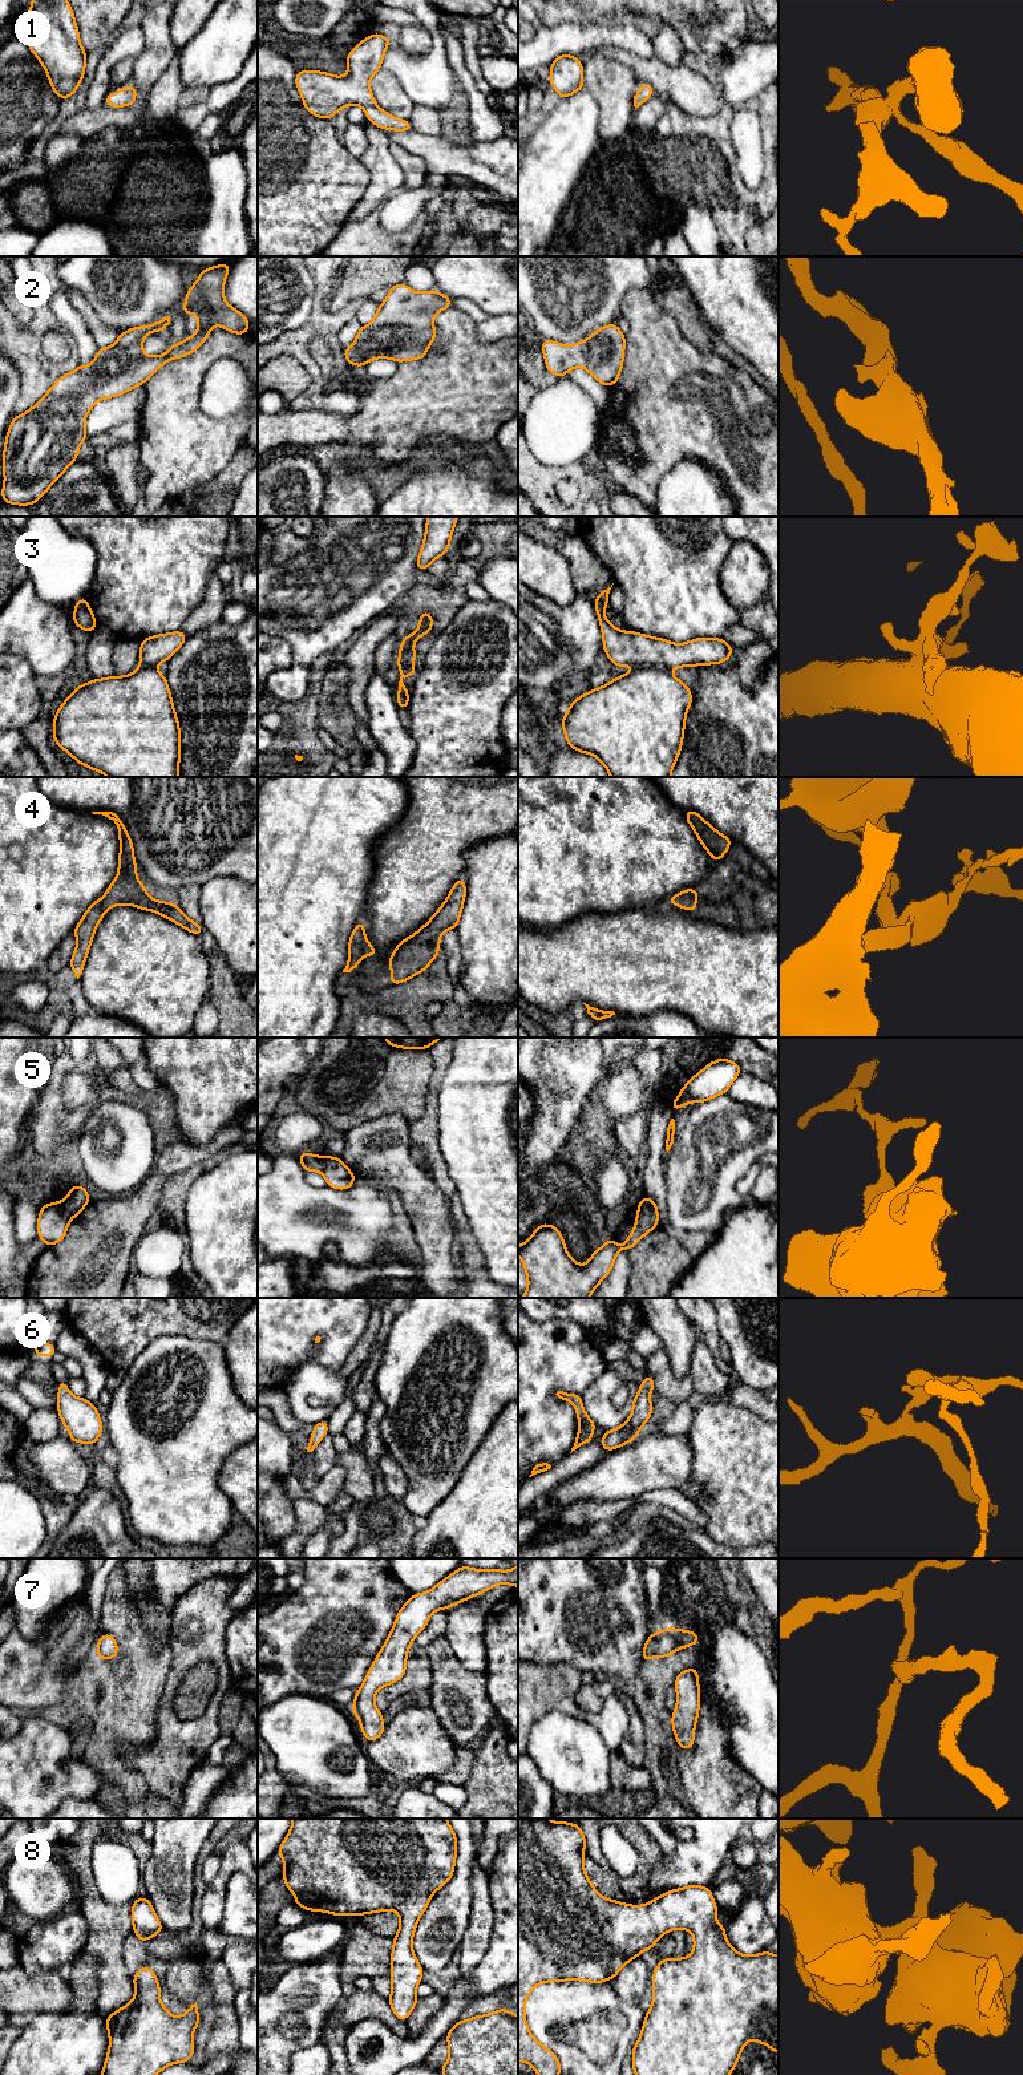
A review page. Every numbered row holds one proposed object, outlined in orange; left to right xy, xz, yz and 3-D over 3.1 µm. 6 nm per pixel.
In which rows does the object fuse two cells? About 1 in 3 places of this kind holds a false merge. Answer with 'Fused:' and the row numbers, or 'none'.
Fused: 3, 5

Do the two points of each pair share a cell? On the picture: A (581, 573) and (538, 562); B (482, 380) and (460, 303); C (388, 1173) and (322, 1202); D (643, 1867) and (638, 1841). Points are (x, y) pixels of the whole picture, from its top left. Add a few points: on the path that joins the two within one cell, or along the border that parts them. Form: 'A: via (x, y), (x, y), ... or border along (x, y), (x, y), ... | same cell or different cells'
A: border along (550, 545), (569, 563), (571, 581), (578, 593) | different cells
B: border along (452, 304), (463, 310), (476, 323) | different cells
C: border along (368, 1180), (384, 1189) | different cells
D: via (645, 1860), (645, 1848) | same cell

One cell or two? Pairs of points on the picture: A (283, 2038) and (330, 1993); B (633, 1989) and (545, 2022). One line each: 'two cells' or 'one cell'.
A: one cell
B: two cells

